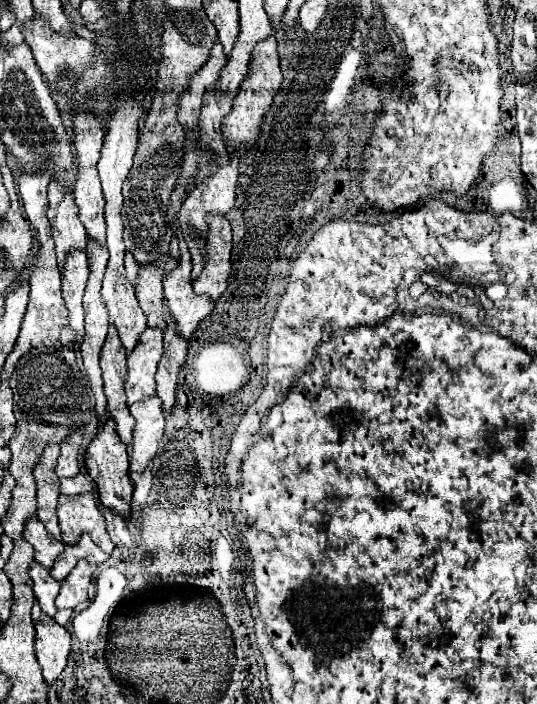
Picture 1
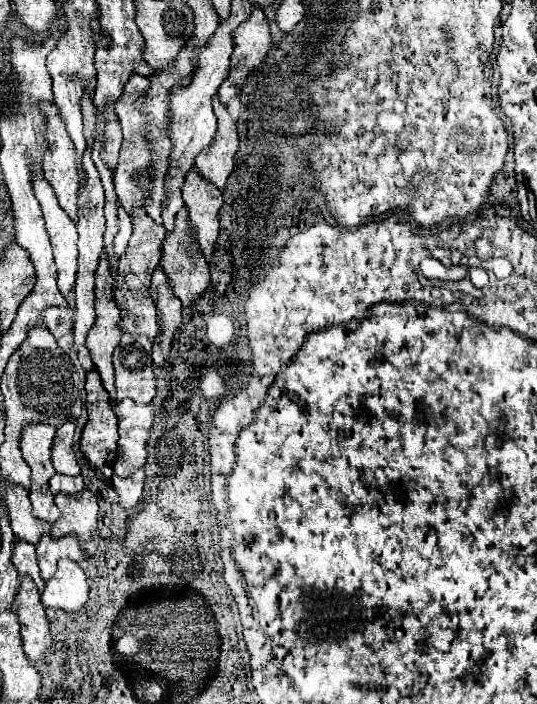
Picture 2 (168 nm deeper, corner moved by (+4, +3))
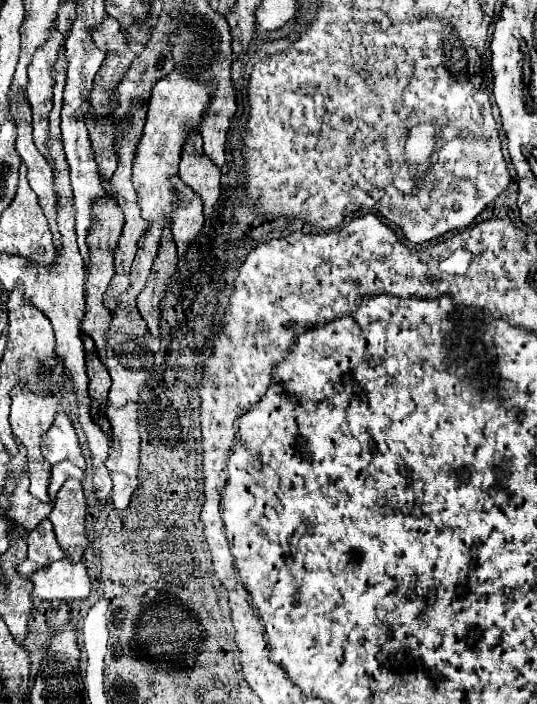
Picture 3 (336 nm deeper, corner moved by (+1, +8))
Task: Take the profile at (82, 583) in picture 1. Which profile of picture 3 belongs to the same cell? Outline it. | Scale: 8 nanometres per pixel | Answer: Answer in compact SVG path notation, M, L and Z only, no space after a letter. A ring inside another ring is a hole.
M69 558L53 562L31 576L33 596L41 600L85 600L91 590L89 570L83 562L71 562Z

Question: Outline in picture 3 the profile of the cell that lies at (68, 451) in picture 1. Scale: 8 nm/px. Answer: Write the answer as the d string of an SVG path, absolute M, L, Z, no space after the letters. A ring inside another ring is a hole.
M59 412L59 414L55 416L53 426L51 426L49 432L43 436L43 440L41 440L41 450L43 450L43 456L45 456L51 464L69 460L69 462L73 462L75 466L85 468L85 458L83 458L83 454L81 454L81 448L79 448L79 440L77 440L73 422L71 422L71 418L69 418L67 414L63 414L63 412Z

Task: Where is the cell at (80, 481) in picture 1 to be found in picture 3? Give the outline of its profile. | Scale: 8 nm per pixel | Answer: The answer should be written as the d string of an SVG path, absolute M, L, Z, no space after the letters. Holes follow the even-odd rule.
M59 462L59 464L55 464L51 468L51 482L49 482L49 498L51 500L55 498L55 494L63 486L63 482L69 480L69 478L83 480L85 478L85 472L81 468L77 468L75 464L71 464L71 462Z

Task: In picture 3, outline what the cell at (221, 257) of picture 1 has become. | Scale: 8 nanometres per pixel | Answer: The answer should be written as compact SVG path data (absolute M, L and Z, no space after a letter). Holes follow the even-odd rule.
M193 134L183 146L181 164L179 164L179 178L203 200L203 212L209 216L213 212L215 202L219 200L221 186L219 168L203 154L201 136Z

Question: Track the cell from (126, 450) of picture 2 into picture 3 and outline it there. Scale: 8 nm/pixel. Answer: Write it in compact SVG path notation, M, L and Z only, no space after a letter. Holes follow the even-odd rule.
M129 402L123 408L107 406L107 418L111 422L111 448L105 466L109 472L123 472L131 478L139 470L139 404Z

